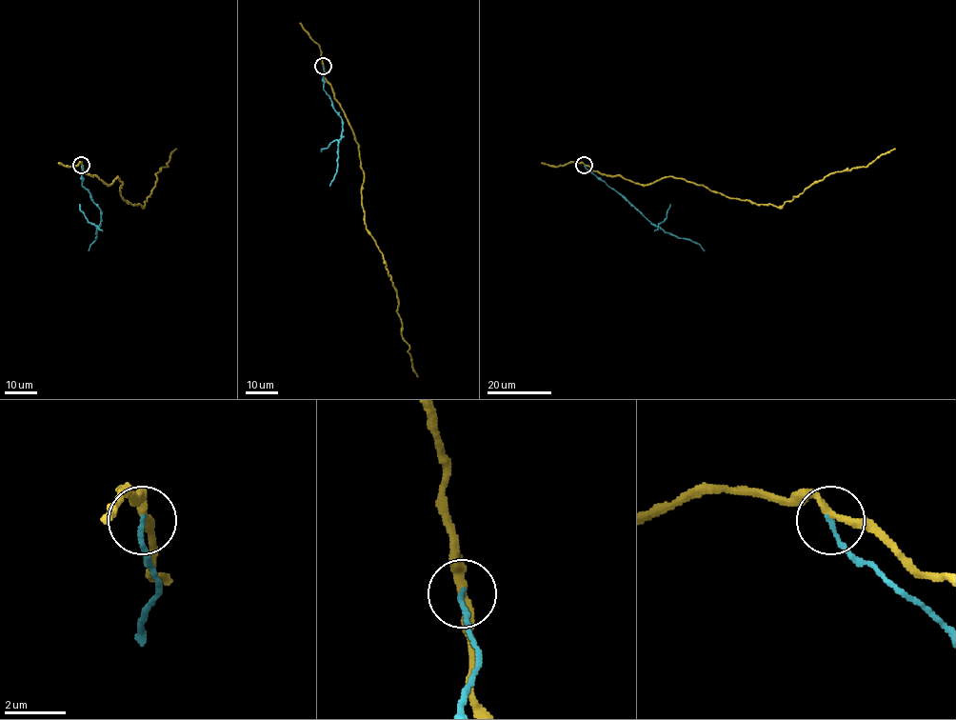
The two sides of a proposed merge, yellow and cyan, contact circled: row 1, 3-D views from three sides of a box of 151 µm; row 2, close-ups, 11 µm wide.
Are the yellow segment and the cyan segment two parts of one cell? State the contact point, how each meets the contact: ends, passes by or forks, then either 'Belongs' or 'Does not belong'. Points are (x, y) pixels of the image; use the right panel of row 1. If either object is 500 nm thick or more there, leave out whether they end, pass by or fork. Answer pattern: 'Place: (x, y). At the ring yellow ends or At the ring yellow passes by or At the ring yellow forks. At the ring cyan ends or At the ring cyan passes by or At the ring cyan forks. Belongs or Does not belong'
Place: (584, 165). At the ring yellow passes by. At the ring cyan ends. Does not belong

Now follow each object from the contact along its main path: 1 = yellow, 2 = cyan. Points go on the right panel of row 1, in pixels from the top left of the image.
1: (585, 165), (640, 185), (668, 176), (684, 178), (729, 197), (782, 207), (830, 173), (867, 166), (895, 149)
2: (585, 165), (648, 221), (665, 232), (697, 243), (704, 250)

